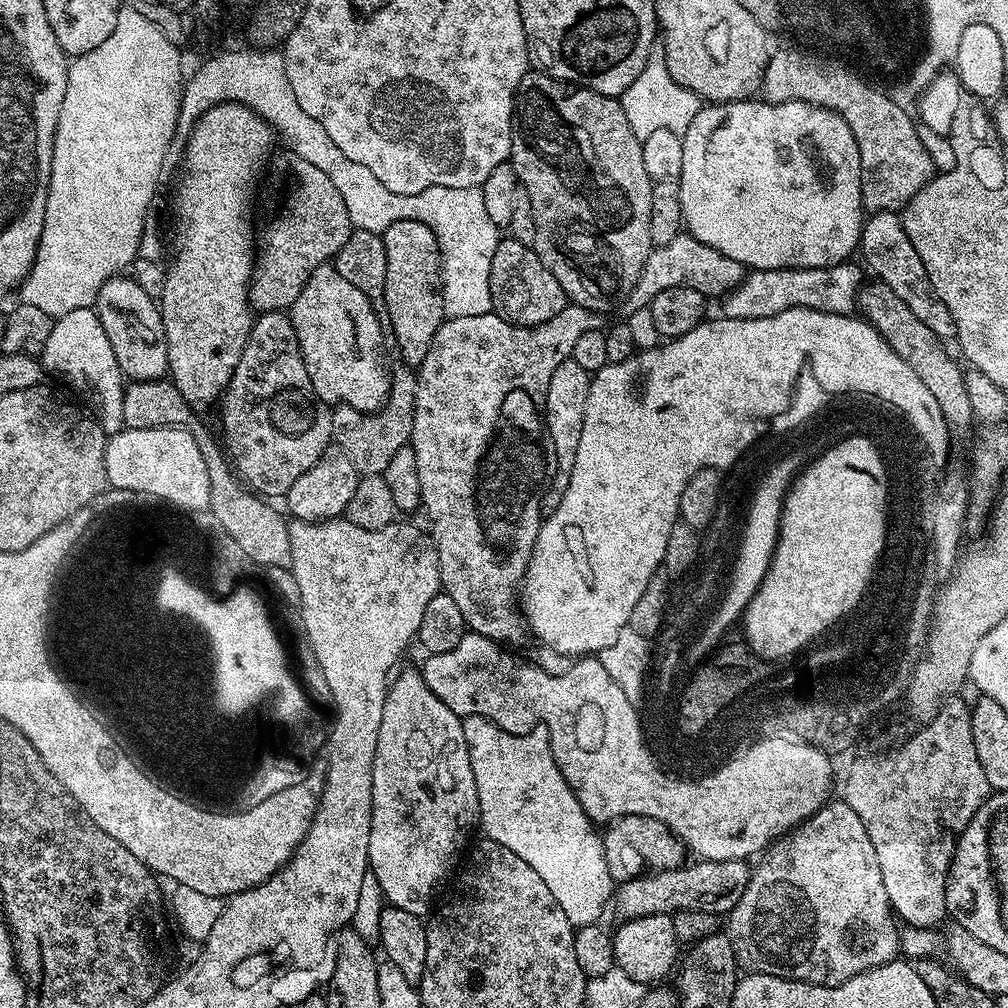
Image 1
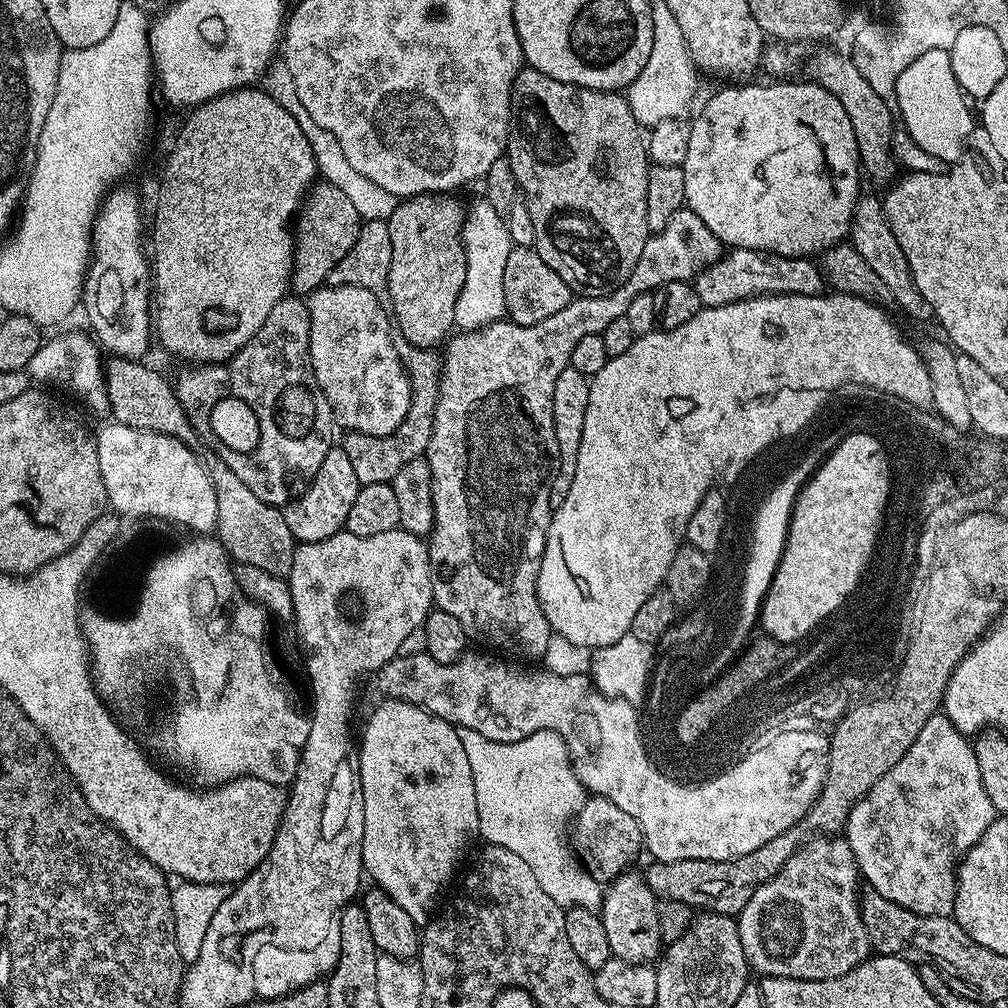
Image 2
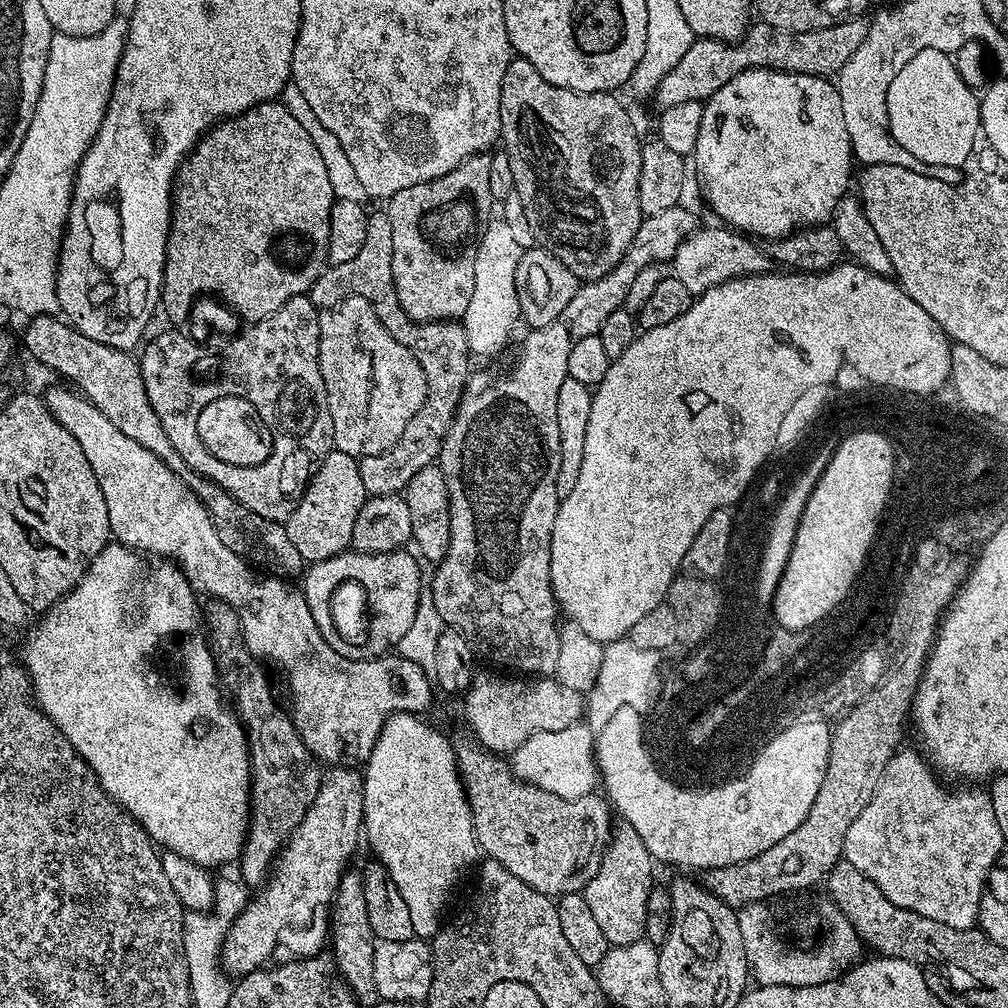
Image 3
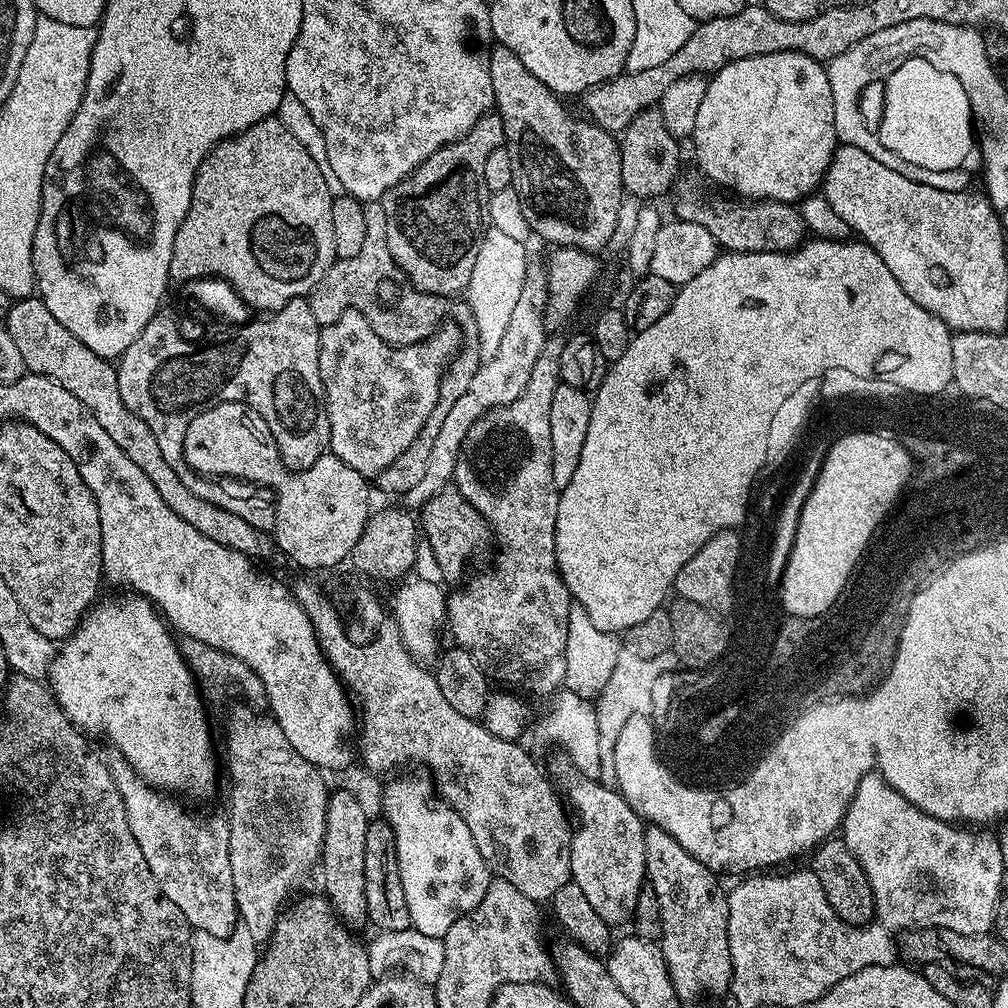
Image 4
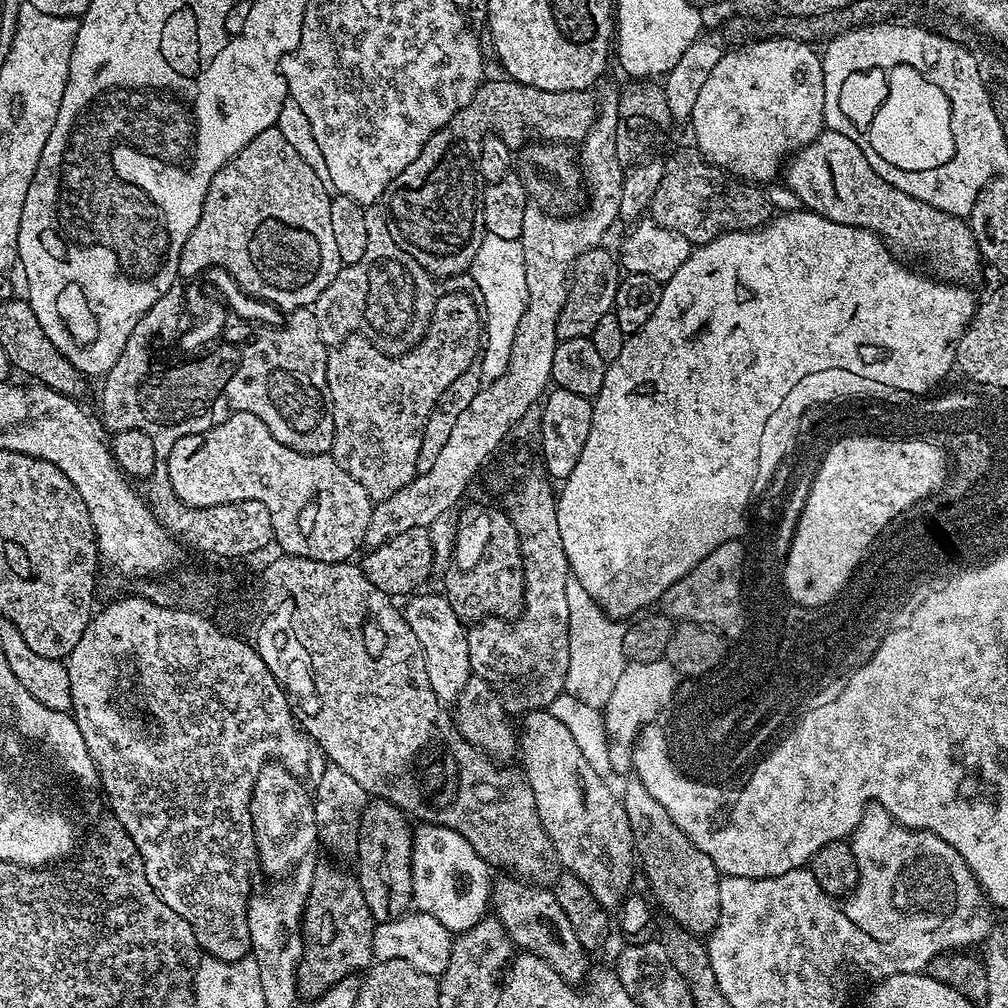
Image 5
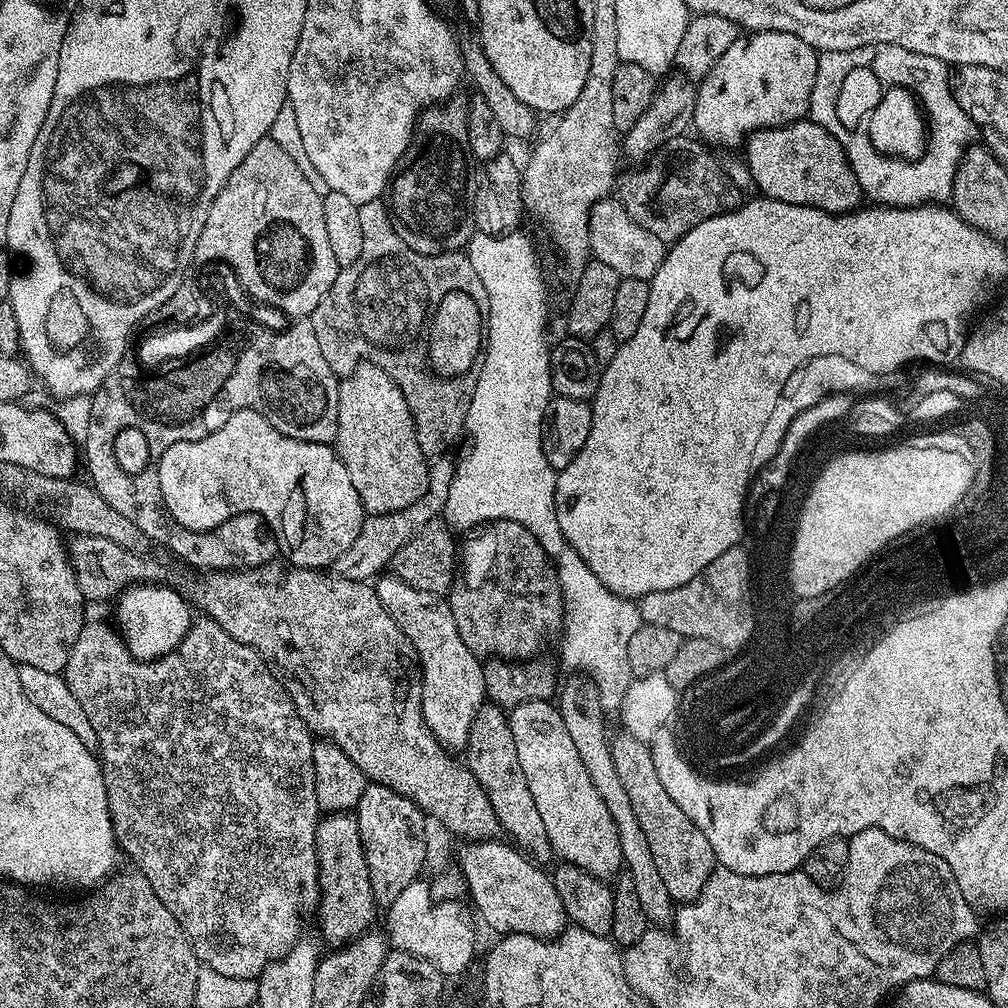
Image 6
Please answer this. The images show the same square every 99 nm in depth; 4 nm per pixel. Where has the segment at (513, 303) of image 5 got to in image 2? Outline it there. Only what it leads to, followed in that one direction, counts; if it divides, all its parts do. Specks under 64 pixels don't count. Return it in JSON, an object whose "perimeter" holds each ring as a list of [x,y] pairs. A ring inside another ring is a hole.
{"perimeter":[[[479,198],[467,209],[464,217],[464,254],[466,256],[466,280],[458,294],[458,302],[454,302],[455,327],[460,330],[475,330],[484,328],[496,320],[505,319],[504,287],[502,274],[506,274],[506,258],[510,258],[510,250],[514,247],[510,238],[507,219],[494,206],[490,206],[487,198]]]}

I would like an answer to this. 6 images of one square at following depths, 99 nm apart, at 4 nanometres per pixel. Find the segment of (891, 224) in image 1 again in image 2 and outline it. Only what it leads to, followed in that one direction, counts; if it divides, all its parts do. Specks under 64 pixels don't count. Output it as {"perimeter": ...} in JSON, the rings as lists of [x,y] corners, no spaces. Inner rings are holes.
{"perimeter":[[[863,195],[857,201],[855,212],[851,218],[851,230],[848,235],[849,243],[852,243],[860,257],[865,259],[870,270],[881,278],[891,294],[891,301],[910,318],[924,322],[933,319],[929,303],[926,302],[918,288],[914,285],[913,276],[909,272],[909,266],[905,255],[902,253],[898,240],[890,230],[883,216],[883,203],[876,196]]]}

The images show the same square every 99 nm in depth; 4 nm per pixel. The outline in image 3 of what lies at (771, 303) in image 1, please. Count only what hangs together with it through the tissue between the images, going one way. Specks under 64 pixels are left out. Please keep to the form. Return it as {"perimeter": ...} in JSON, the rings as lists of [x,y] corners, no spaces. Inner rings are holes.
{"perimeter":[[[727,226],[716,227],[720,228],[697,227],[680,243],[670,261],[671,275],[676,276],[693,297],[701,296],[706,290],[739,276],[765,275],[774,264],[771,255],[765,249],[763,252],[755,239]]]}

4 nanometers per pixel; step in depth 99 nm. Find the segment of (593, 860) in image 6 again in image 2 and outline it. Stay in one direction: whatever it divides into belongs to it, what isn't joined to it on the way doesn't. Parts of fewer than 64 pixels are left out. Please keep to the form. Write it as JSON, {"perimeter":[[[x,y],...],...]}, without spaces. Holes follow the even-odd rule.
{"perimeter":[[[636,870],[623,872],[607,885],[602,896],[602,903],[598,909],[602,918],[602,926],[606,926],[606,939],[610,942],[610,950],[613,956],[622,958],[626,962],[646,964],[655,961],[661,955],[665,947],[662,934],[658,930],[658,898],[650,890],[643,875]]]}

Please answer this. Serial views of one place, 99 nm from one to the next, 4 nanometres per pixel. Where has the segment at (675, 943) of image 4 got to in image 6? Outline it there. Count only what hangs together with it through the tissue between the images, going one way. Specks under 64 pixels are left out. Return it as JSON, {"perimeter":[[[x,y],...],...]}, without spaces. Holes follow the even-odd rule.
{"perimeter":[[[621,731],[619,735],[613,735],[610,740],[614,767],[618,769],[618,778],[622,778],[622,786],[626,786],[626,794],[634,806],[634,815],[646,834],[658,874],[662,874],[662,883],[666,890],[670,890],[673,901],[696,900],[699,896],[701,899],[706,882],[713,868],[717,867],[714,850],[710,842],[706,842],[706,834],[702,834],[702,830],[698,830],[698,826],[686,818],[682,806],[678,806],[678,802],[666,794],[658,778],[658,770],[654,770],[651,747],[629,732]]]}

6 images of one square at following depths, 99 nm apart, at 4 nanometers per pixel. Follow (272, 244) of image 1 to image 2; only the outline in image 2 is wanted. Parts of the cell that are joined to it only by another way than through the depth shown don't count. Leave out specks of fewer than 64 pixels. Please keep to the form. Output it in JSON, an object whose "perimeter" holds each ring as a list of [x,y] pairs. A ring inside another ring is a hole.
{"perimeter":[[[327,182],[313,183],[294,220],[294,251],[292,254],[291,291],[311,294],[327,281],[330,270],[350,254],[350,246],[358,242],[362,221],[350,198]],[[304,292],[304,293],[300,293]]]}

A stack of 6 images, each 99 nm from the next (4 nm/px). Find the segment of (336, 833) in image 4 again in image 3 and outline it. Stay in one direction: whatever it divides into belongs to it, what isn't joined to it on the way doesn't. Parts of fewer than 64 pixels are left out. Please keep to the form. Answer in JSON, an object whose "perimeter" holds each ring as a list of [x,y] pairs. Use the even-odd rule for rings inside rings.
{"perimeter":[[[345,871],[338,882],[338,890],[332,899],[330,913],[330,955],[336,962],[336,969],[357,1001],[363,1002],[367,996],[376,996],[374,986],[374,950],[377,938],[370,930],[370,917],[366,910],[366,890],[364,878],[359,871]]]}

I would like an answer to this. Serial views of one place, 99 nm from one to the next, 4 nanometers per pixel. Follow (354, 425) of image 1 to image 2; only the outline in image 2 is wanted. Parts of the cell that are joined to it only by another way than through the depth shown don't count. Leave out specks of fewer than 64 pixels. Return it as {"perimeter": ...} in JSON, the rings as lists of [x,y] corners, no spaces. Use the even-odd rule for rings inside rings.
{"perimeter":[[[432,350],[412,355],[416,356],[407,357],[406,360],[406,371],[412,382],[412,401],[402,426],[398,426],[398,430],[389,436],[366,436],[357,432],[348,432],[345,440],[342,441],[346,458],[350,458],[350,463],[354,466],[354,474],[362,486],[391,484],[394,474],[398,474],[398,470],[402,470],[406,462],[419,460],[428,451],[430,434],[434,426],[434,410],[438,402],[442,360]]]}

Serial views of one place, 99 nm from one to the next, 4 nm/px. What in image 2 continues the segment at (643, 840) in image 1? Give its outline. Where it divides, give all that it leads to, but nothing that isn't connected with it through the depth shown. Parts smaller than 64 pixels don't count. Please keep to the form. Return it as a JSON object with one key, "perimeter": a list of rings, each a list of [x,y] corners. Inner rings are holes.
{"perimeter":[[[601,796],[585,799],[582,810],[570,828],[570,844],[584,869],[601,882],[615,880],[635,865],[632,863],[639,858],[640,852],[642,856],[638,822],[634,822],[626,810],[614,806],[614,802]]]}

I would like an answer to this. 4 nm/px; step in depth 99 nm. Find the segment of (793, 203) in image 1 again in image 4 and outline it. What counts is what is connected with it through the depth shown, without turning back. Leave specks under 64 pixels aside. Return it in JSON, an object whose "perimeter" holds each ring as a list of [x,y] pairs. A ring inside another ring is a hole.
{"perimeter":[[[797,52],[758,54],[722,66],[708,80],[690,143],[696,147],[699,171],[713,185],[737,197],[799,202],[813,195],[821,187],[824,172],[838,147],[827,67]]]}

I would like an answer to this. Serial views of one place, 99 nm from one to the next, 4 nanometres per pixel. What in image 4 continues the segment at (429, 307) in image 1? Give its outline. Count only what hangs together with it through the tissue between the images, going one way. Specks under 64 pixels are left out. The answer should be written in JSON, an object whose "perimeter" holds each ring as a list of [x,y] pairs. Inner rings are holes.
{"perimeter":[[[495,114],[483,116],[462,139],[430,154],[426,162],[402,178],[402,182],[395,184],[382,198],[386,210],[386,246],[390,246],[394,262],[408,275],[408,281],[419,292],[456,298],[467,289],[486,231],[486,205],[490,195],[484,184],[486,158],[502,147],[504,131],[500,117]]]}

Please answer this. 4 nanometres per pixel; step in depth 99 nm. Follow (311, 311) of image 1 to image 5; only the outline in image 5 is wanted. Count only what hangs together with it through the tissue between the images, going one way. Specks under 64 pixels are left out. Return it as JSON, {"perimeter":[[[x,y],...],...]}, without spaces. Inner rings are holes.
{"perimeter":[[[445,292],[443,296],[440,296],[434,306],[434,314],[430,318],[430,326],[426,330],[426,334],[414,347],[401,356],[388,356],[382,350],[374,347],[364,336],[357,335],[346,337],[342,343],[335,345],[329,351],[326,362],[326,382],[328,383],[328,398],[332,406],[332,417],[334,418],[334,442],[330,455],[338,462],[338,466],[342,466],[342,470],[346,470],[346,474],[350,474],[350,478],[354,478],[354,482],[359,482],[362,485],[362,490],[366,490],[366,494],[373,502],[390,498],[390,494],[398,494],[398,490],[402,490],[402,486],[409,484],[418,474],[416,467],[418,466],[418,450],[422,450],[422,434],[438,398],[442,398],[442,394],[446,394],[450,382],[455,382],[467,368],[471,368],[477,363],[481,352],[482,312],[477,301],[467,292]]]}

